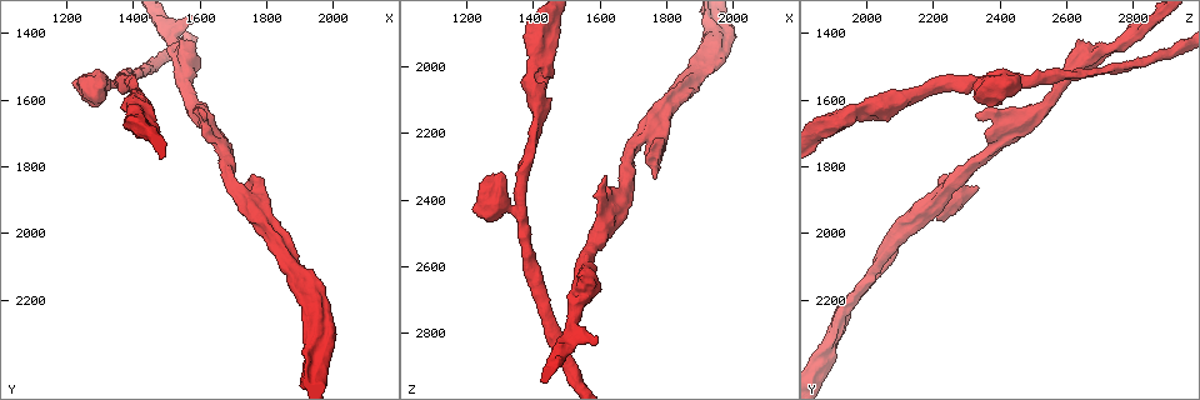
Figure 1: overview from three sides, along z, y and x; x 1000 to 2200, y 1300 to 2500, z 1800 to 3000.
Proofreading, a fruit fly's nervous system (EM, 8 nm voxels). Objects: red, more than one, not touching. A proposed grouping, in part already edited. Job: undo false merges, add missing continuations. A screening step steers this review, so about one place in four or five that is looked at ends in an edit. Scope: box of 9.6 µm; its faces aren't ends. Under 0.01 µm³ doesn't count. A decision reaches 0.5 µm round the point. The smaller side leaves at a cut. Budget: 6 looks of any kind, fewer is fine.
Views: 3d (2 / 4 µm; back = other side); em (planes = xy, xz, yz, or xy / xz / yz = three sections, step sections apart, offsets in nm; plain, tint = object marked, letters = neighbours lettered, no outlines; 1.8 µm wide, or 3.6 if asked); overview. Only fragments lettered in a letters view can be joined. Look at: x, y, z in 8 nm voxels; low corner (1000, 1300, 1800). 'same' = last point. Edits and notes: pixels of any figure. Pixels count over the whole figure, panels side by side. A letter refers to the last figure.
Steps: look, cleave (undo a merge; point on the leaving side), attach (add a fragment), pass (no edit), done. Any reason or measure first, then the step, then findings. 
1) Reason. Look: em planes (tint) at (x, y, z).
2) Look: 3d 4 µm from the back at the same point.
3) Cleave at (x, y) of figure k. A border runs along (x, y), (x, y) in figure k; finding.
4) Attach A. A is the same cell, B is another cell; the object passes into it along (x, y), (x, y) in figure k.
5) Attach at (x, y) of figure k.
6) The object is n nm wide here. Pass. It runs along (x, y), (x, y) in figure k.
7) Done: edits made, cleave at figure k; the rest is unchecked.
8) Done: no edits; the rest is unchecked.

Looks like a crossing. Look: em planes (letters) at (1620, 1670, 2460).

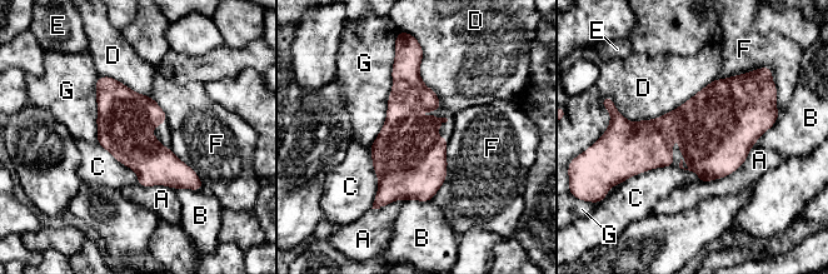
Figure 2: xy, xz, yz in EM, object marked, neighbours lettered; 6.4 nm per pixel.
Pass. A, B, C, D, E, F and G are other cells; a border runs along (369, 147), (378, 178), (372, 208) in figure 2; one neuron here.

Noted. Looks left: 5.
A narrow waist. Look: 3d 2 µm from the back at (1400, 1600, 2080).

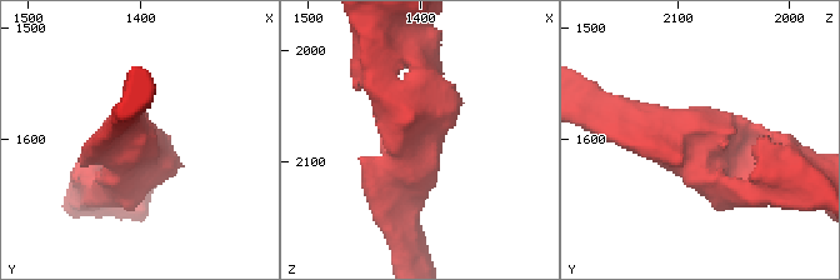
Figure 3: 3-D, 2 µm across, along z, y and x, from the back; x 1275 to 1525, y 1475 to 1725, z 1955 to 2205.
3 arms meet here; the arms are 220, 240, 280 nm wide; now the EM. Look: em xy step 16 (tint) at (1400, 1610, 2074).

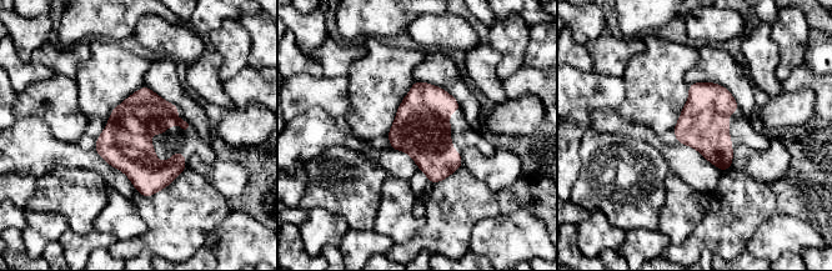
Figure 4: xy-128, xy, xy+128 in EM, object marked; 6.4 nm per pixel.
See the neighbours. Look: em xy step 16 (letters) at the same point.

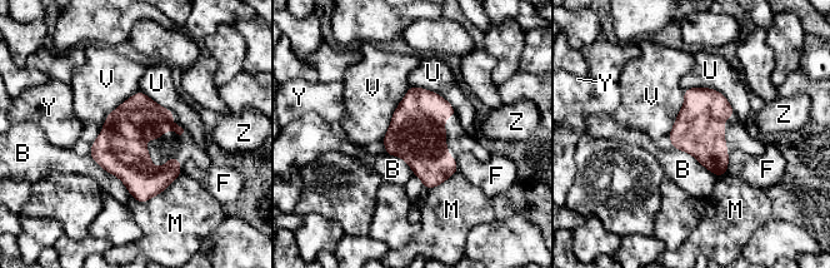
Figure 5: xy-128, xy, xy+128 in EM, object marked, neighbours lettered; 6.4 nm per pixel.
The longest contact is with V, 480 nm. Pass. B, F, M, U, V, Y and Z are other cells; a border runs along (89, 155), (131, 195) in figure 5; all the same neuron.

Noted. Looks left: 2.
Done: no edits; the rest is unchecked.

